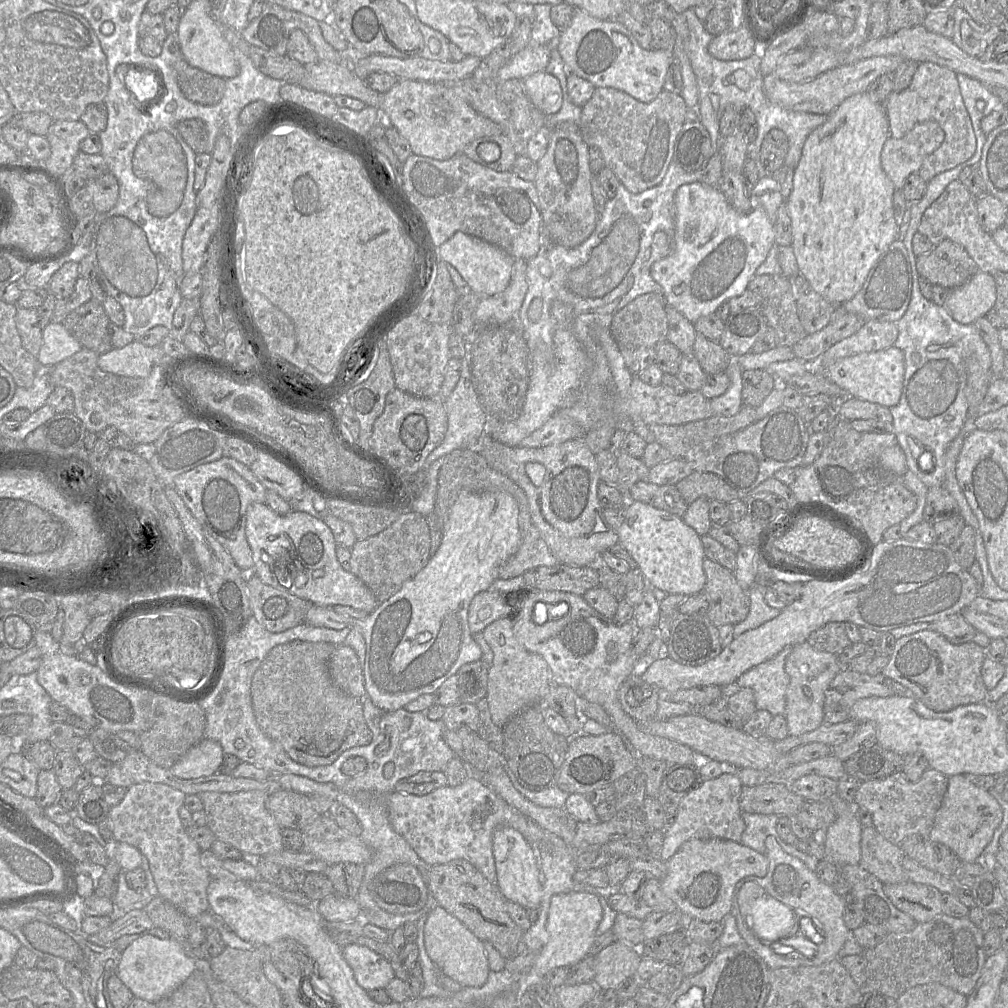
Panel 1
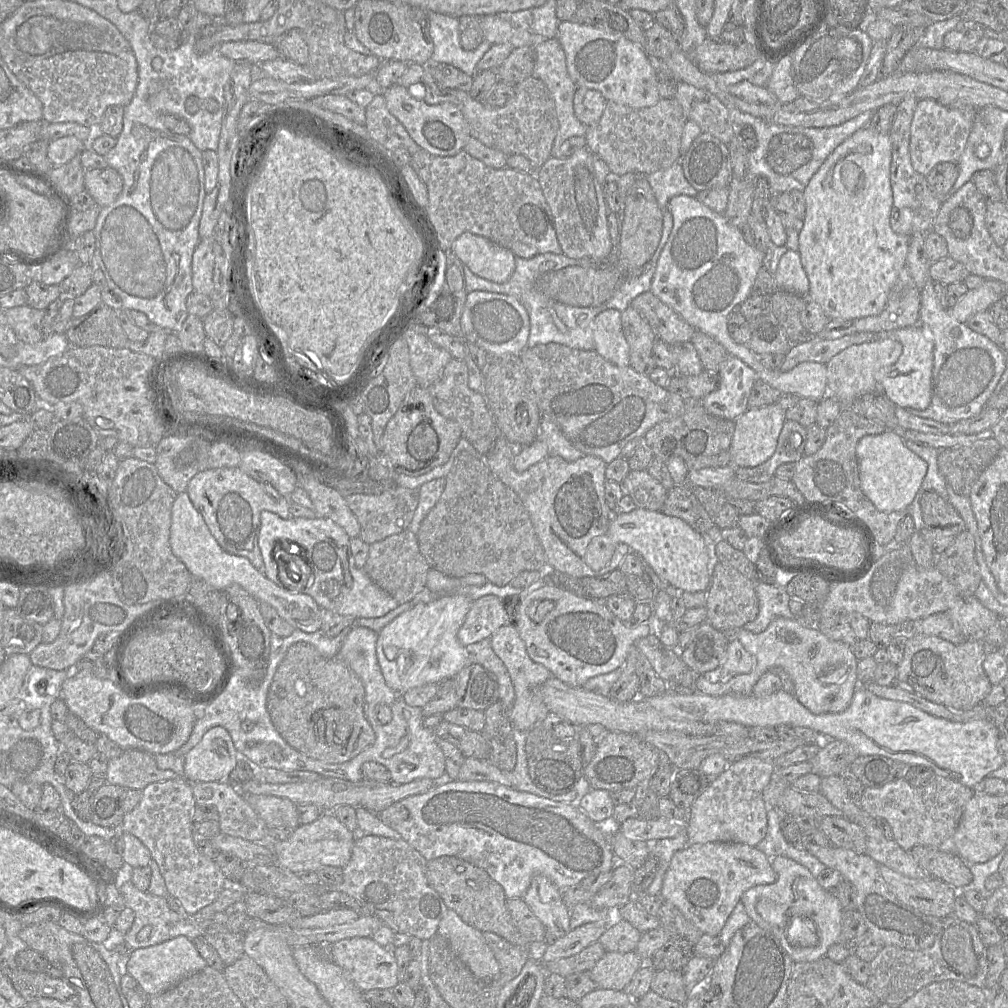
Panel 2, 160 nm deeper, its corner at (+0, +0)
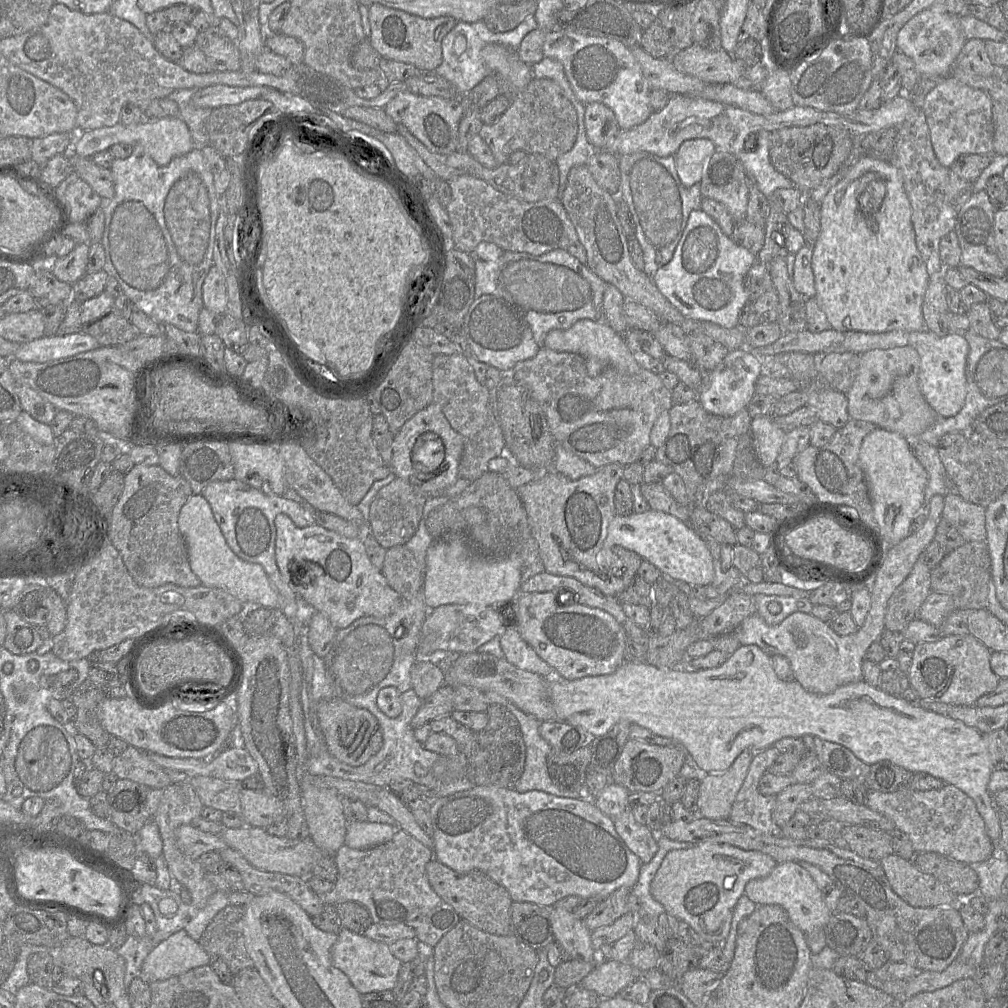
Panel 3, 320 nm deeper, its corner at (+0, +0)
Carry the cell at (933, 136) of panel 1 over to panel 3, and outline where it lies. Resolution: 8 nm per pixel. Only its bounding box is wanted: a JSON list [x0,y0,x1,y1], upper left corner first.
[919,76,994,168]

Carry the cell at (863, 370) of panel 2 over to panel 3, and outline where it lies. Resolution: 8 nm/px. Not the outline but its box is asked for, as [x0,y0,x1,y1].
[846,345,939,441]

